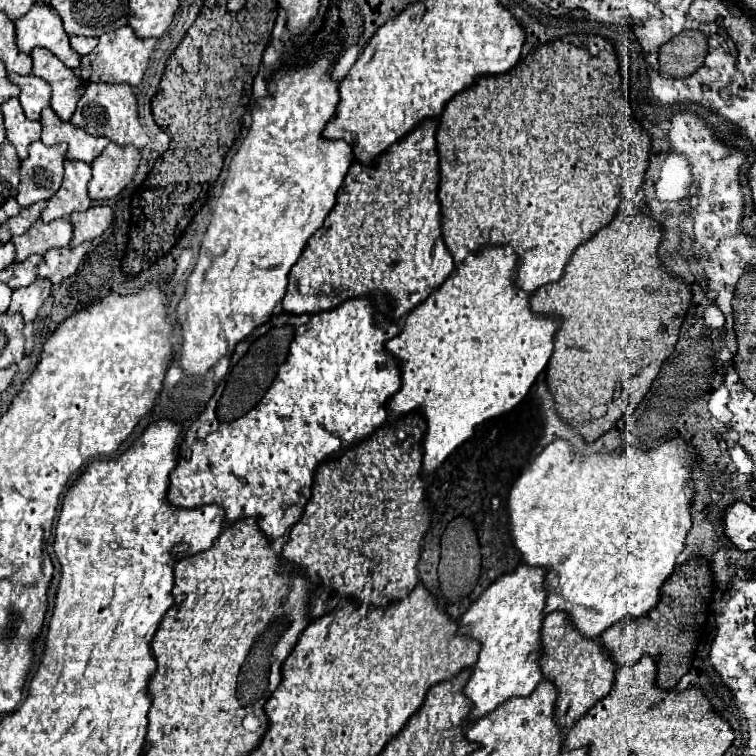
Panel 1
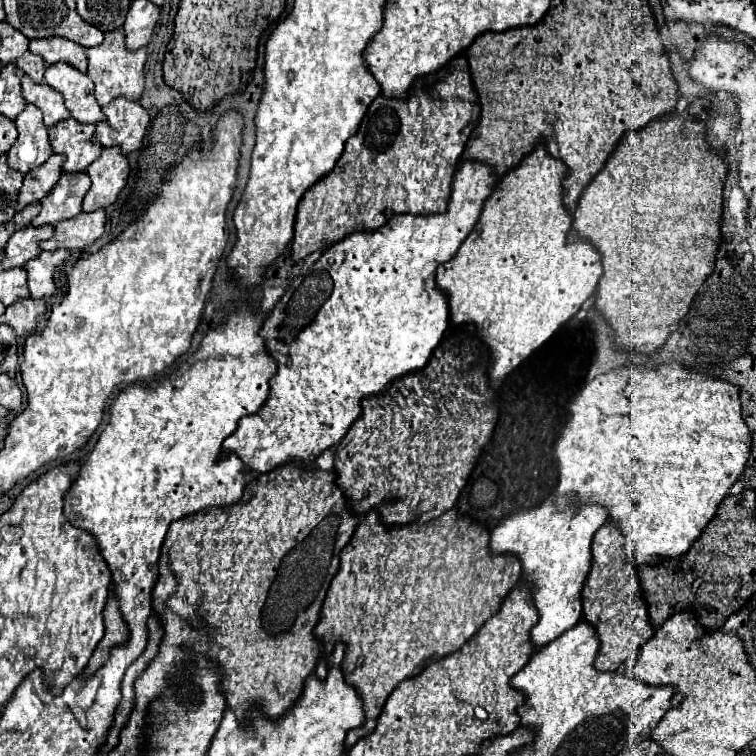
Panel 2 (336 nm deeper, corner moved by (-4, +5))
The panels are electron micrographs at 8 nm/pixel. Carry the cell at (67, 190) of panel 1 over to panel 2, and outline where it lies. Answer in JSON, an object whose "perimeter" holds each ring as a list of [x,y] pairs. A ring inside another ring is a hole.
{"perimeter":[[[62,173],[60,181],[52,191],[40,201],[42,211],[34,217],[32,225],[56,225],[58,221],[72,219],[82,211],[82,199],[90,189],[90,179],[86,173]]]}

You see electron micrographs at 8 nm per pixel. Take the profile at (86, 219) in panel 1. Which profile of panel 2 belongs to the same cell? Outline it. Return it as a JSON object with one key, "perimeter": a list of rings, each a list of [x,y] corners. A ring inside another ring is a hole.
{"perimeter":[[[98,209],[94,213],[80,213],[74,219],[60,221],[54,229],[54,237],[42,241],[44,249],[86,249],[104,233],[106,213]]]}

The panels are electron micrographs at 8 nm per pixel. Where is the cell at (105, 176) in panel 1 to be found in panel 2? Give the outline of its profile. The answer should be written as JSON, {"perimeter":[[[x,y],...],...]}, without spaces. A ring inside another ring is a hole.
{"perimeter":[[[118,147],[102,149],[102,155],[86,169],[92,187],[84,197],[84,213],[92,213],[96,209],[110,207],[118,193],[124,189],[128,181],[128,159],[122,155]]]}

